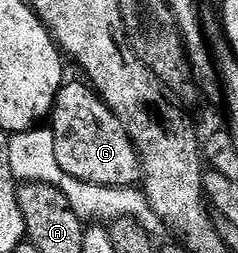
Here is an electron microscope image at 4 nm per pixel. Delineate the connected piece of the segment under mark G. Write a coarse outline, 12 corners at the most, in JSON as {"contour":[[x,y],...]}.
{"contour":[[68,80],[49,117],[61,171],[138,186],[139,152],[90,84]]}

